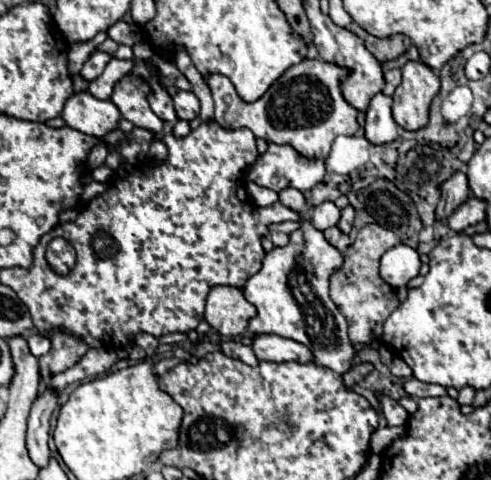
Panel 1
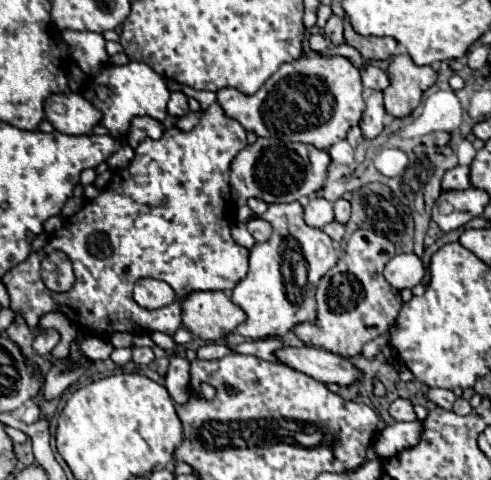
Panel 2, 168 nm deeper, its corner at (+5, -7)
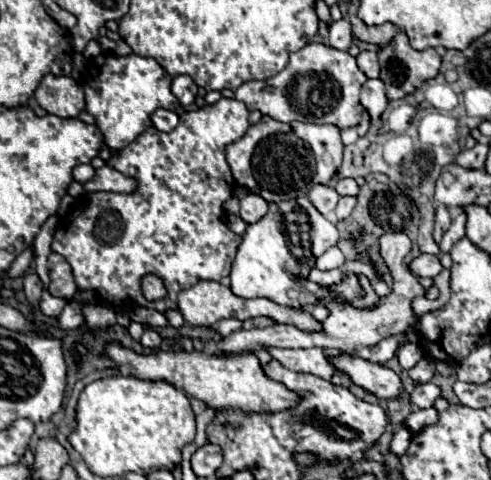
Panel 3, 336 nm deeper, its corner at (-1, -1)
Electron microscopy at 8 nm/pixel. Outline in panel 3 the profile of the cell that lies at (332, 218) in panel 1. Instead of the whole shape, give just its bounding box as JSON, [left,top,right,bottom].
[309,184,339,216]

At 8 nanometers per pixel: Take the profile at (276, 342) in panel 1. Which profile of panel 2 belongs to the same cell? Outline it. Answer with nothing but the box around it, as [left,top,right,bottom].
[277,346,363,386]

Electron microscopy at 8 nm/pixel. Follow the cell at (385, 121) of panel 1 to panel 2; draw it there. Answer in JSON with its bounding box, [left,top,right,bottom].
[361,92,385,138]

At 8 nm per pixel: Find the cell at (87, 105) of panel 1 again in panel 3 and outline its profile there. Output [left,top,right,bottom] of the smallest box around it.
[35,76,85,118]

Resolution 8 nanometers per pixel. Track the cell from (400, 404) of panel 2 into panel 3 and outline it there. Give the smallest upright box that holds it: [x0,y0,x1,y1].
[409,382,441,408]

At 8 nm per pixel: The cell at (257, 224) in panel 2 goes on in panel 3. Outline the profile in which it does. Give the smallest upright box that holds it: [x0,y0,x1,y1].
[235,188,269,224]

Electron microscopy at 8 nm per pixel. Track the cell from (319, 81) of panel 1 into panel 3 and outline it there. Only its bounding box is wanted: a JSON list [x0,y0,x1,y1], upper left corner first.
[235,42,367,130]

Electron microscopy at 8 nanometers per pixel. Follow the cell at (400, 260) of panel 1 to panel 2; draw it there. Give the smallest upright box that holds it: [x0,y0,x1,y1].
[385,254,425,290]

